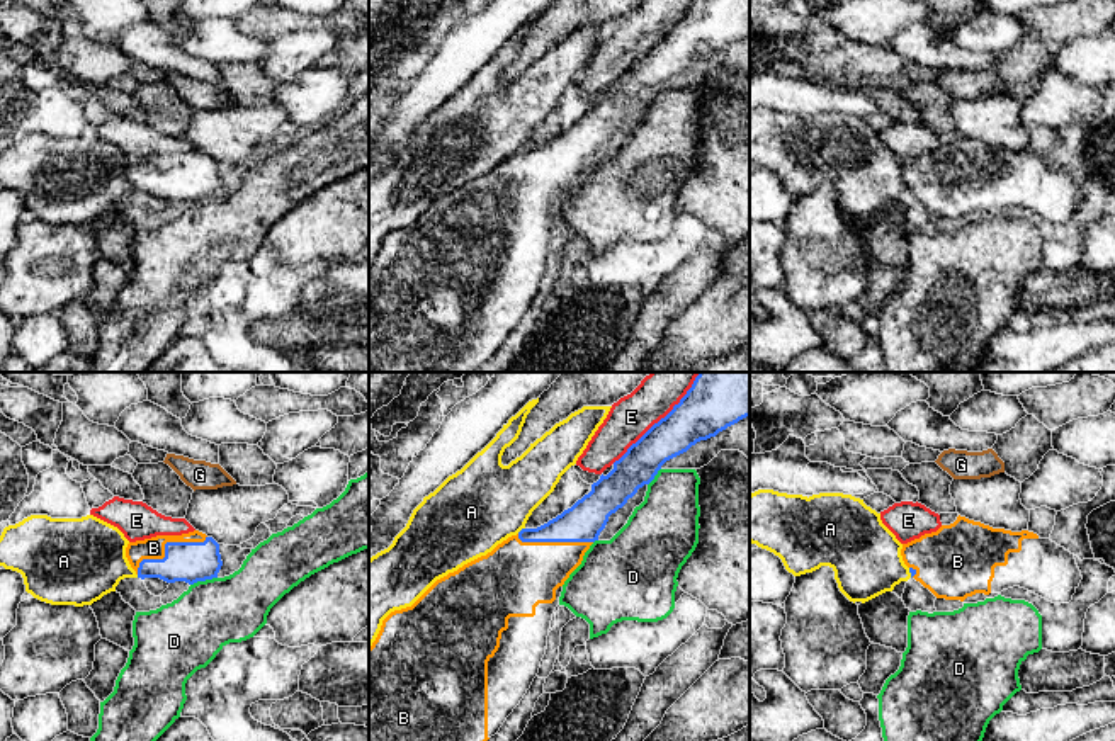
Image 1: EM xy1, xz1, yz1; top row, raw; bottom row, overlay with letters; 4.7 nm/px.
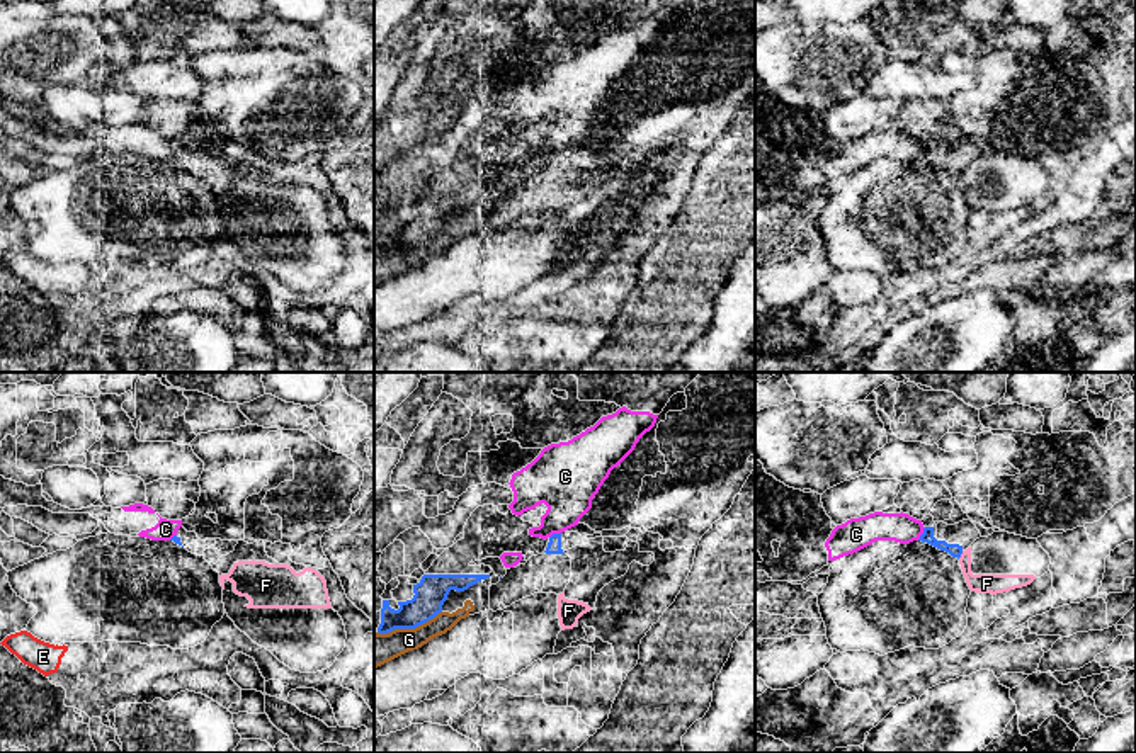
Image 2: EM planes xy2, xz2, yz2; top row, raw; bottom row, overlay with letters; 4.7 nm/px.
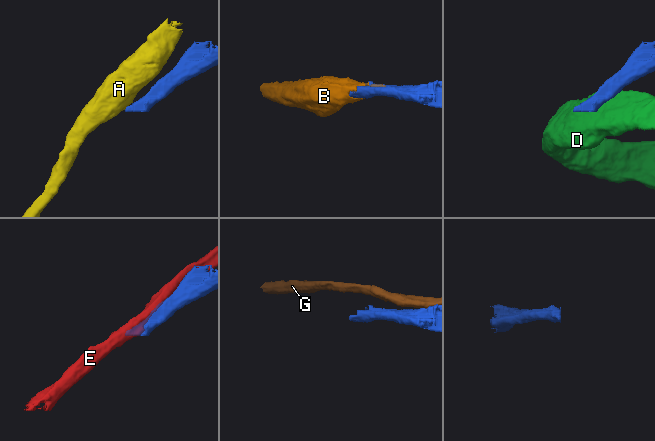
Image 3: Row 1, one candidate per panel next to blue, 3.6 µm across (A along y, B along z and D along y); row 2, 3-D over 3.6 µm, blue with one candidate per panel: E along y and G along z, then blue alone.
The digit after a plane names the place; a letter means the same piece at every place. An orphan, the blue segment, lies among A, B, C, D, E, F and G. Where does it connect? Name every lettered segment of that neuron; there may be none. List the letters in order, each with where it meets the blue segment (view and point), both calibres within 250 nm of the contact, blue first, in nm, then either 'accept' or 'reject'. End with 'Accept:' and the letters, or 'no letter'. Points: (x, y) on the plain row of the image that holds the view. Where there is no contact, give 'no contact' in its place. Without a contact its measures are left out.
A: xz1 (522, 148) | 160/400 nm | reject
B: xy1 (165, 165) | 190/100 nm | accept
C: yz2 (922, 153) | 60/140 nm | reject
D: xy1 (203, 199) | 190/320 nm | reject
E: xz1 (655, 43) | 240/200 nm | reject
F: yz2 (961, 172) | 60/100 nm | reject
G: xz2 (408, 247) | 150/160 nm | reject
Accept: B

